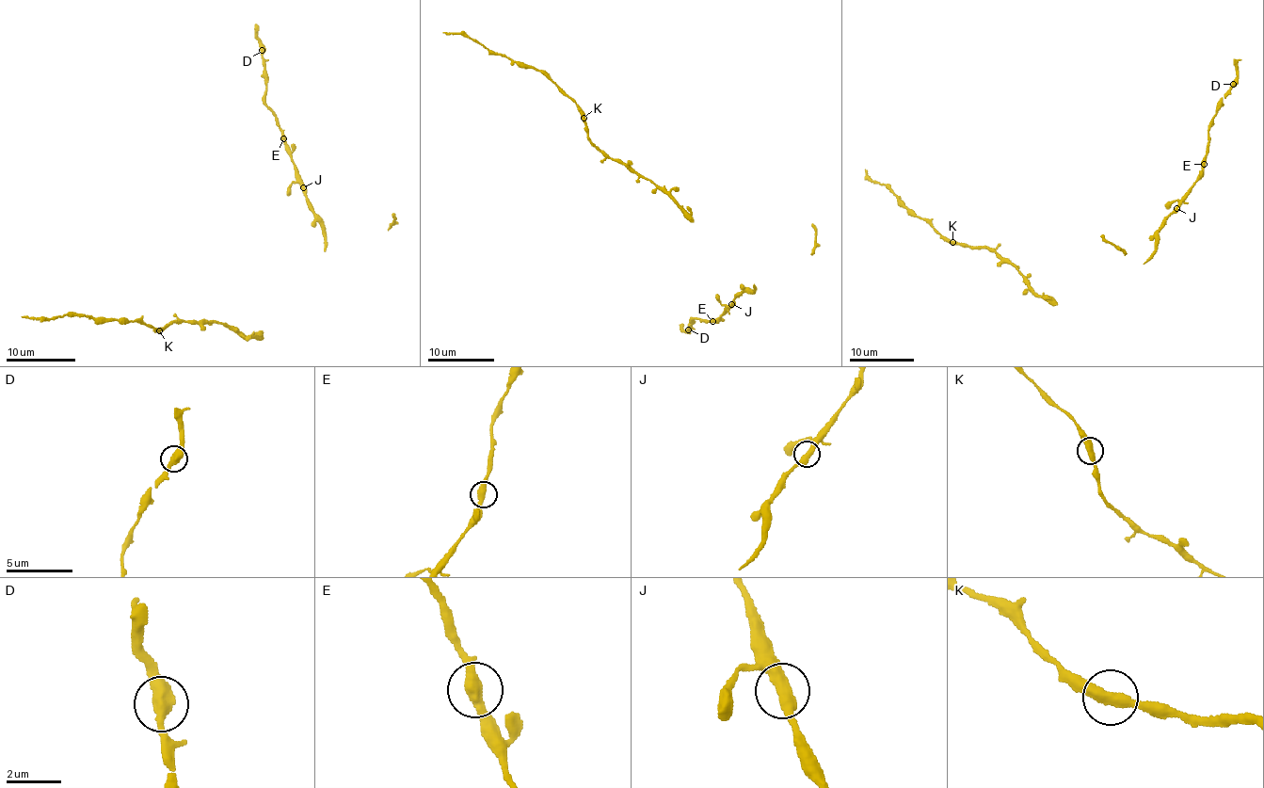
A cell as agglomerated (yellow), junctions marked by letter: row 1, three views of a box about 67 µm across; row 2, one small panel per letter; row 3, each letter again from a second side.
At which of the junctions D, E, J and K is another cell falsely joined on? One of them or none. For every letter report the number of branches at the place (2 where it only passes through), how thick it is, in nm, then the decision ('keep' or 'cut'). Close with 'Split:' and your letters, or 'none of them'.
D: branches 2; calibre 460 nm; keep
E: branches 2; calibre 400 nm; keep
J: branches 2; calibre 440 nm; keep
K: branches 2; calibre 420 nm; keep
Split: none of them

